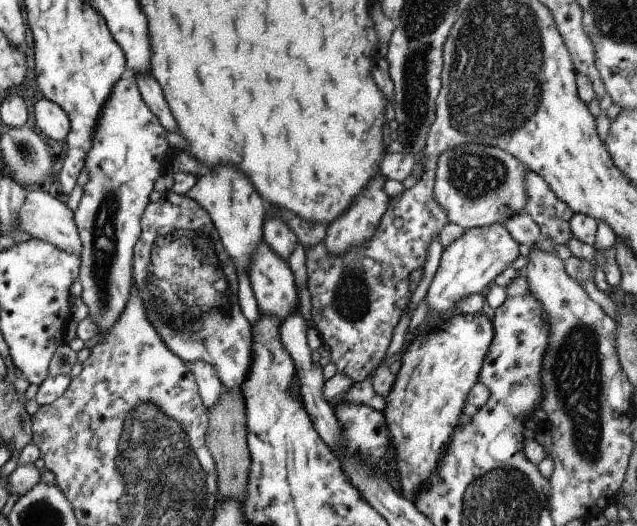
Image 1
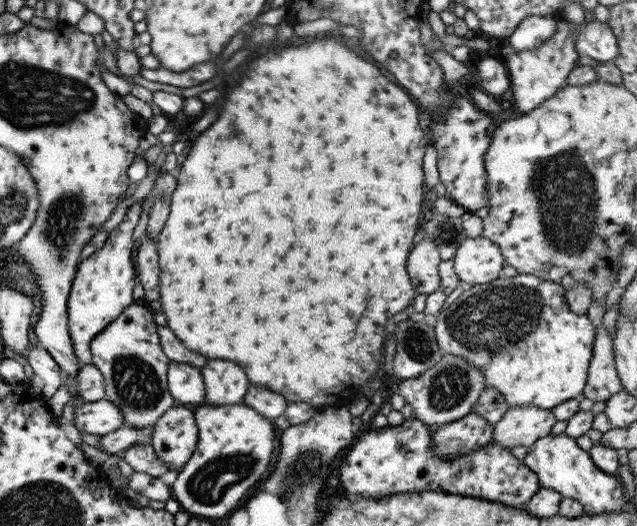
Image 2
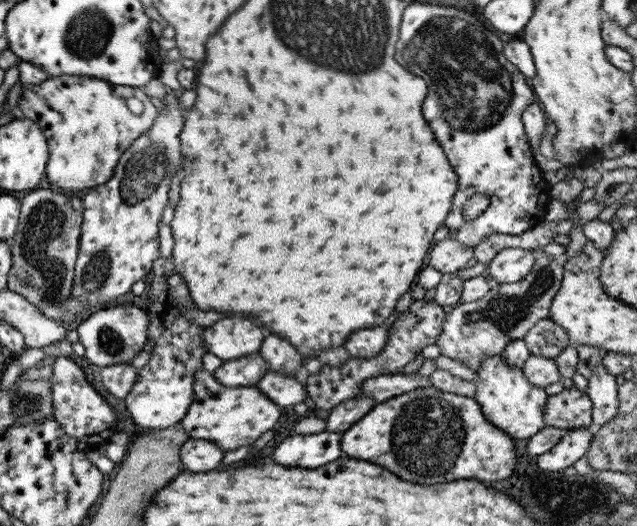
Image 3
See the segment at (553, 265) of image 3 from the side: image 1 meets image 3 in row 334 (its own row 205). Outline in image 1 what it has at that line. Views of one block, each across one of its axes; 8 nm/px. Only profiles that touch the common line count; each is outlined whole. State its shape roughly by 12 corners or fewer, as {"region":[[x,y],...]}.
{"region":[[494,146],[440,154],[434,200],[463,229],[526,210],[526,170]]}

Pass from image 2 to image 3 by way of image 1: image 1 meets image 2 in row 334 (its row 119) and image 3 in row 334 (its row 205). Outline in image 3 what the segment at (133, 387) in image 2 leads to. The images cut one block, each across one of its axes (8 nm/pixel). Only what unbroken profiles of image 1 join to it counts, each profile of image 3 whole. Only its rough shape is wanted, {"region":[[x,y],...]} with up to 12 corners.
{"region":[[137,304],[106,307],[76,330],[96,366],[131,364],[148,341]]}

